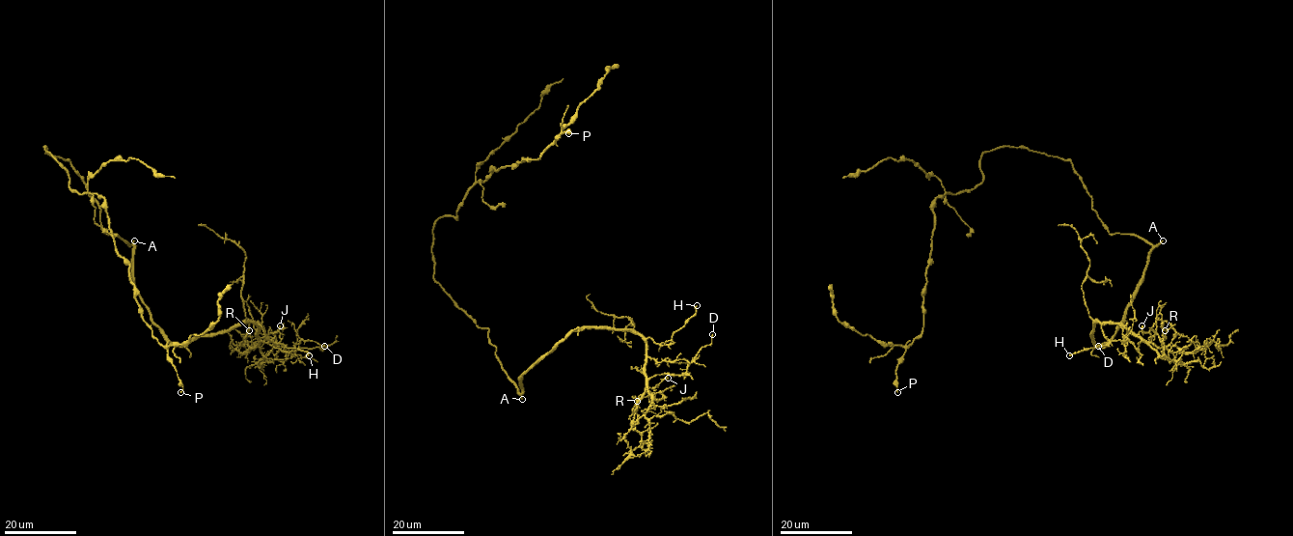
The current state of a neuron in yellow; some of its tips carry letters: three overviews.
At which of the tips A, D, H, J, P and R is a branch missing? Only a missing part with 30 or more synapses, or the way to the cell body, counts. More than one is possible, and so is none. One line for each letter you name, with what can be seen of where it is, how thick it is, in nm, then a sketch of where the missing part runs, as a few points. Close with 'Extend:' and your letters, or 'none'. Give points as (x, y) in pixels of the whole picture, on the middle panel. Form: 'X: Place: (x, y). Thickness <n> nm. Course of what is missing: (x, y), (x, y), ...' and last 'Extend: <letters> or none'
A: Place: (522, 399). Thickness 200 nm. Course of what is missing: (522, 399), (521, 437), (498, 460), (481, 461), (453, 448), (393, 446)
H: Place: (697, 305). Thickness 200 nm. Course of what is missing: (697, 305), (699, 282), (679, 269), (673, 259), (659, 262), (640, 259), (615, 265), (600, 263)
Extend: A, H

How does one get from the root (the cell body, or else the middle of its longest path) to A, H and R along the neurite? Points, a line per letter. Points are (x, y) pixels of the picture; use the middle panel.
A: (472, 320), (479, 326), (488, 329), (488, 340), (496, 348), (496, 357), (522, 399)
H: (472, 320), (488, 329), (501, 368), (521, 393), (521, 377), (571, 331), (629, 329), (671, 345), (697, 305)
R: (472, 320), (521, 393), (521, 377), (571, 331), (636, 332), (646, 388), (635, 411), (637, 401)

